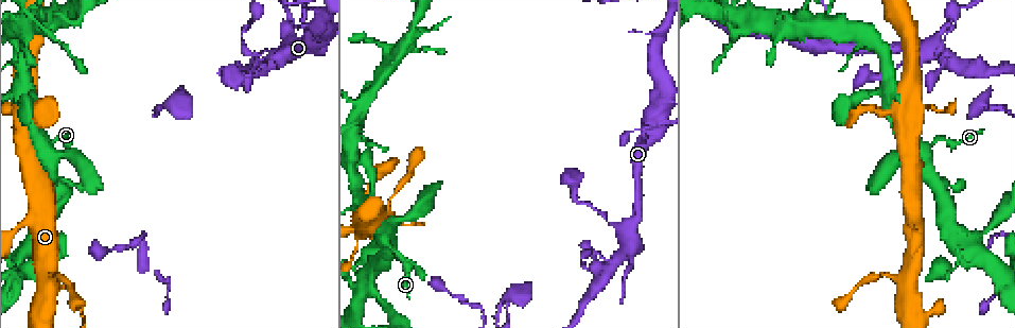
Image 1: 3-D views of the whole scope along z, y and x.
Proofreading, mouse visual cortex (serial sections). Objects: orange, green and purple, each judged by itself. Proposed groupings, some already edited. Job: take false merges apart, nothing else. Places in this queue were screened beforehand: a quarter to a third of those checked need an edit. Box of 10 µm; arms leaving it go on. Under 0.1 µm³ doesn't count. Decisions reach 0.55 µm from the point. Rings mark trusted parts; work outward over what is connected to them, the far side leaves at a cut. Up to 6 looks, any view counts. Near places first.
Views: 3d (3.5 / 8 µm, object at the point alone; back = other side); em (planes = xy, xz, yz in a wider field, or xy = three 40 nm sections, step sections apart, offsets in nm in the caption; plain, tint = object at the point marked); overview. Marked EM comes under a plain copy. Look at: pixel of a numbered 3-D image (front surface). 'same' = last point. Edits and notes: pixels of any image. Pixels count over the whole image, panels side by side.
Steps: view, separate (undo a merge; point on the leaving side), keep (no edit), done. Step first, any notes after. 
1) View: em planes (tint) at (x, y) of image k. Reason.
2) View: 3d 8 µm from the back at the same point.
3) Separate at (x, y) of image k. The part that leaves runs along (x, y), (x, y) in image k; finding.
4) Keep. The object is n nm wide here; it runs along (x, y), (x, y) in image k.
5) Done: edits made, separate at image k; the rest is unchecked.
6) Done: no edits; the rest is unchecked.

View: 3d 3.5 µm at (886, 102) of image 1. Sudden change in width.

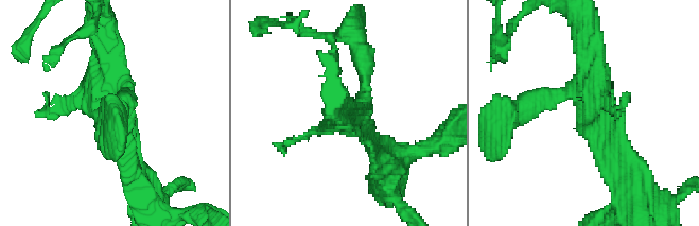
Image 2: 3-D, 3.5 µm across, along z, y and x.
Keep. It runs along (133, 170), (107, 108), (104, 42) in image 2; one cell here.

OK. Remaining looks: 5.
View: 3d 3.5 µm at (20, 275) of image 1. A narrow waist.

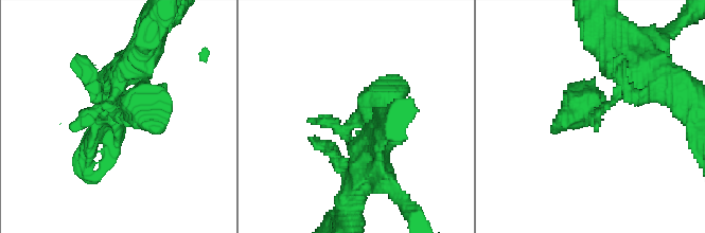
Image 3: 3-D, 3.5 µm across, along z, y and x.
View: em xy step 2 (tint) at (355, 120) of image 3. Now the EM.

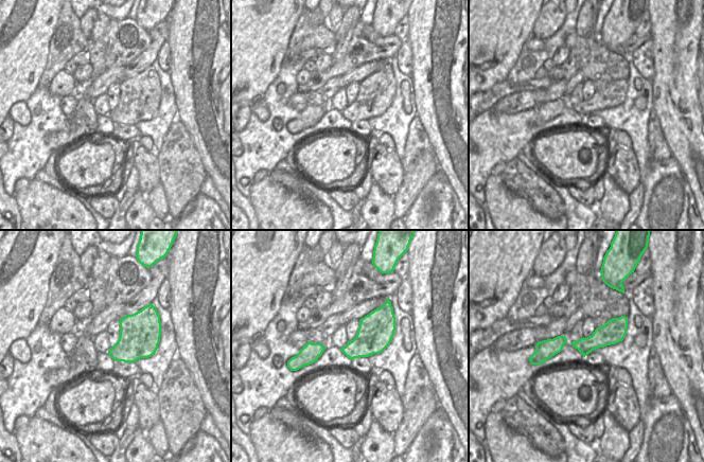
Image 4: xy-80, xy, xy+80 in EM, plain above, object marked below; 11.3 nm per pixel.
Keep. It runs along (630, 64), (611, 103), (551, 132) in image 3; continuous, no second cell.

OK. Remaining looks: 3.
View: 3d 3.5 µm at (267, 61) of image 1. Thick turns thin.

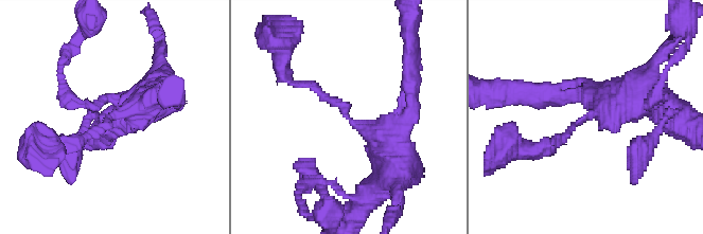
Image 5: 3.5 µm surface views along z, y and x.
View: em xy step 1 (tint) at (107, 122) of image 5.

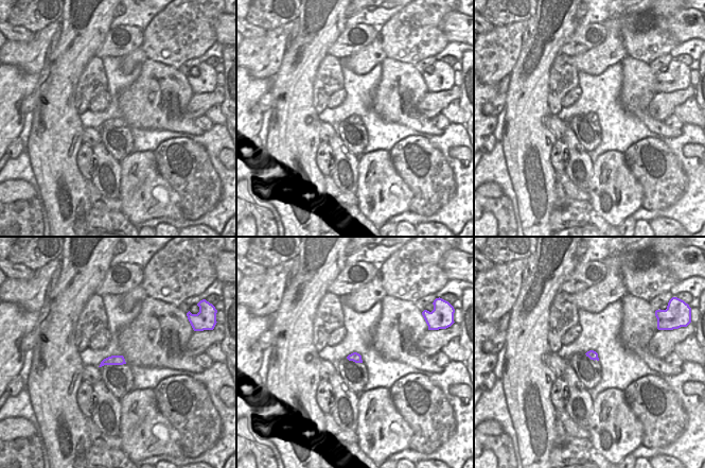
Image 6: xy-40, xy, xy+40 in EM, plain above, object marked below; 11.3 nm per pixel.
Keep. It runs along (160, 94), (56, 147) in image 5; one cell here.

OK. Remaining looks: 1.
Done: no edits; the rest is unchecked.

